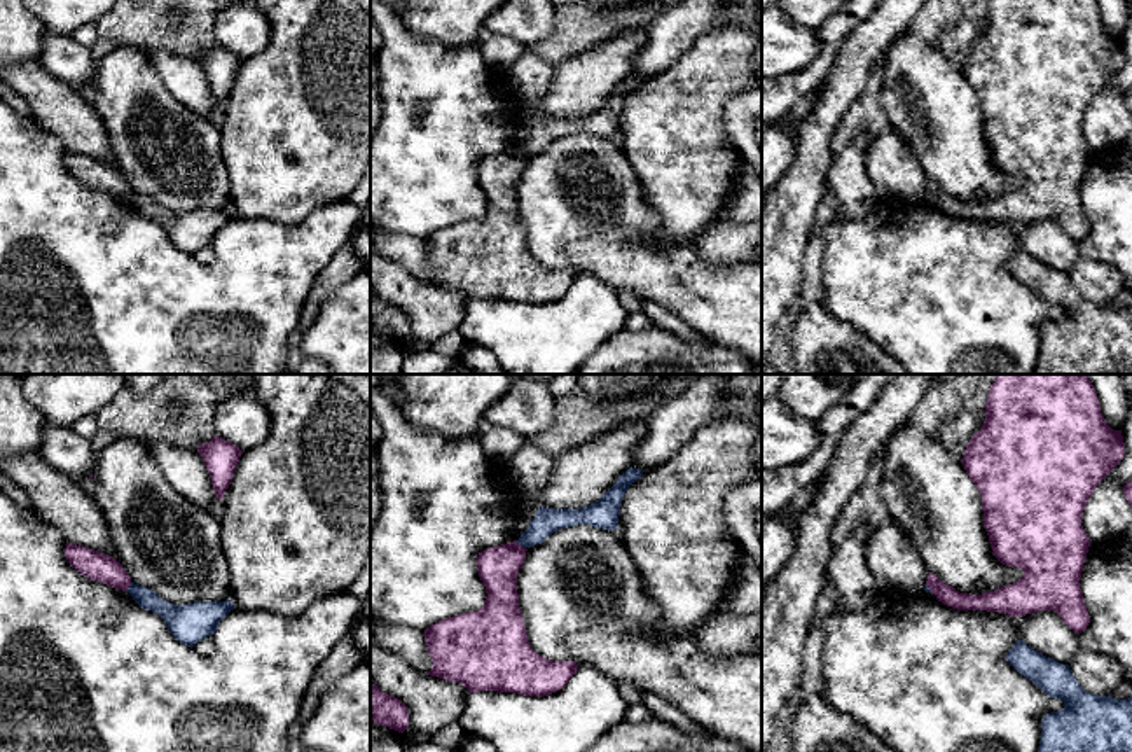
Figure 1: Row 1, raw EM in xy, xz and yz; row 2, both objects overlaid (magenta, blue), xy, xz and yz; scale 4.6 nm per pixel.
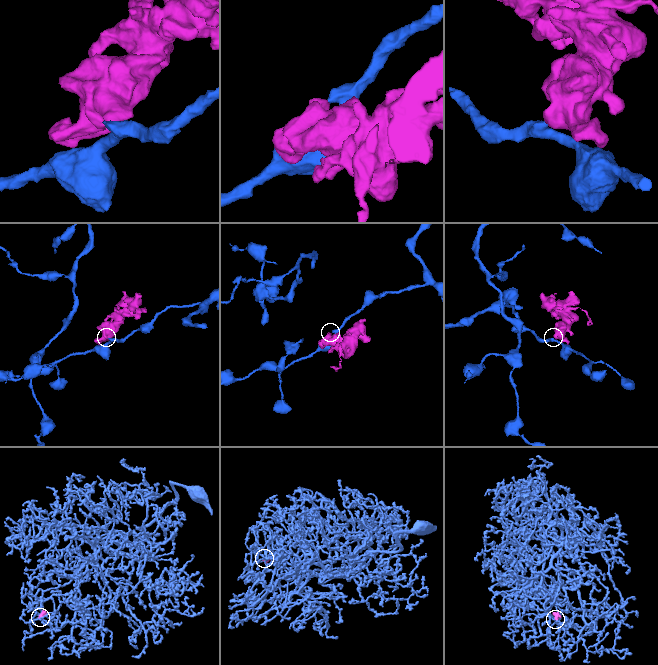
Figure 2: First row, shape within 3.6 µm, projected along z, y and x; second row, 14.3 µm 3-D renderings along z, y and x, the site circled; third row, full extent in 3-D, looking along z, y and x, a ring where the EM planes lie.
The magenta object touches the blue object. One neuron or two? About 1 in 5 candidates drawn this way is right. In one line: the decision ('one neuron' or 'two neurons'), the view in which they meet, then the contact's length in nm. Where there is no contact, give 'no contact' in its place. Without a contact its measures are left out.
two neurons; contact in xz; length 60 nm

